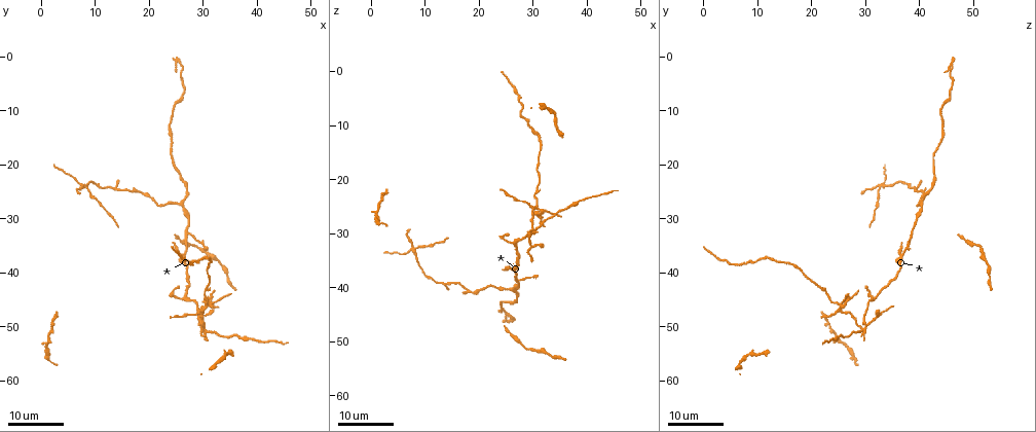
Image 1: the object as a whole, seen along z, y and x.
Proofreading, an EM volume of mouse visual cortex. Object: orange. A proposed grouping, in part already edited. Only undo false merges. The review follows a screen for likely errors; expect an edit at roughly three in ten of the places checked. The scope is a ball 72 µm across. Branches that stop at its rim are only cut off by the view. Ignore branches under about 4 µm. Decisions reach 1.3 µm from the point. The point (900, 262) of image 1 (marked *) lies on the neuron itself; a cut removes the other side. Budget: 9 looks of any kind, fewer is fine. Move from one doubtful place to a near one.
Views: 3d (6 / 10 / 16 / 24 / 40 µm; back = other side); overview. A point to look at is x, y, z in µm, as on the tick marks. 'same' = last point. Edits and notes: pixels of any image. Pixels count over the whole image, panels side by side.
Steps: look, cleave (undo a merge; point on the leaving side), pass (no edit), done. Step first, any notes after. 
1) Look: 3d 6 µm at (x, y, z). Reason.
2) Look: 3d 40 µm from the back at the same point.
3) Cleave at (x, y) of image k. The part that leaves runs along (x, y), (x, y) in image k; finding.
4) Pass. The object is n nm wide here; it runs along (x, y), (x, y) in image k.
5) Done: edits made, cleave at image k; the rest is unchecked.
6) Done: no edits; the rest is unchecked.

Look: 3d 24 µm at (27.0, 33.0, 38.5). Three-way junction.

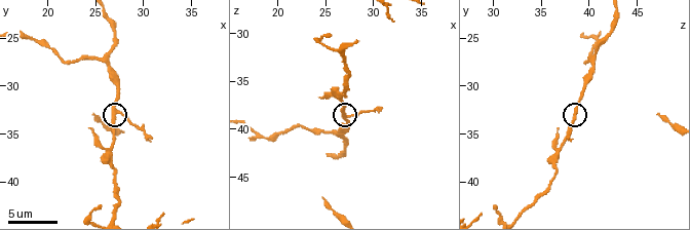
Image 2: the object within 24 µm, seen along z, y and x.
Look: 3d 10 µm at (27.2, 32.6, 38.8). Closer look.

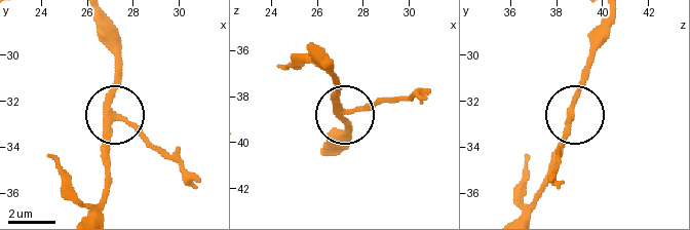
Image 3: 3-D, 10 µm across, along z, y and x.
Pass. 3 arms meet here; it runs along (104, 213), (104, 148), (112, 118), (122, 118), (161, 157) in image 3; one neuron here.

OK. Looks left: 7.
Look: 3d 24 µm at (30.0, 50.0, 29.0).

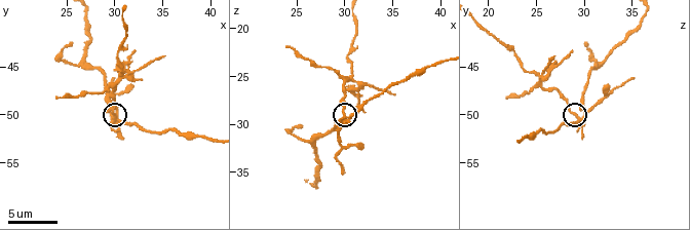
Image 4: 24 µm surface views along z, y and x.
Look: 3d 6 µm at (29.8, 50.2, 29.2).

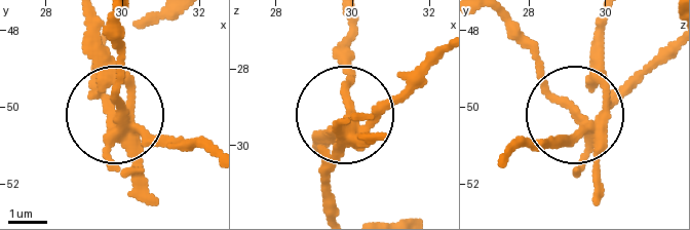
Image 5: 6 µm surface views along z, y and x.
Cleave at (118, 91) of image 5. The object is 280 nm wide here; the part that leaves runs along (115, 123), (115, 26) in image 5; two neurons meet here.

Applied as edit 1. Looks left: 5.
Look: 3d 24 µm at (13.5, 24.0, 39.0). Side arm on a straight run.

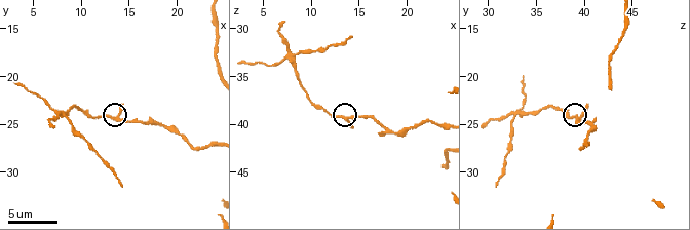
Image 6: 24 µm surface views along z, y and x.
Look: 3d 6 µm at (13.0, 24.2, 39.4). Zoom in.

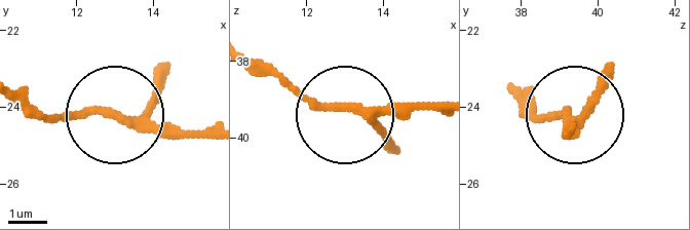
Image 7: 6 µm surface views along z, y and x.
Pass. It runs along (209, 129), (141, 129), (102, 109), (63, 119), (27, 109) in image 7; all the same neuron.

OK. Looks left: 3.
Look: 3d 6 µm at (25.4, 27.2, 40.0). Three-way junction.

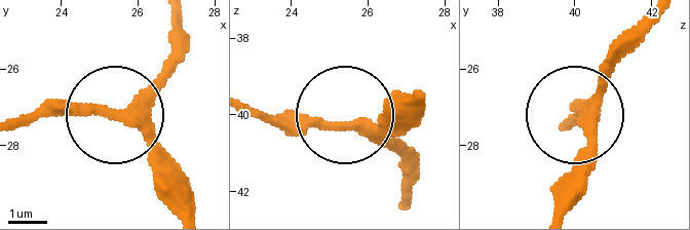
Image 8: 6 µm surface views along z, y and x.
Look: 3d 6 µm from the back at (25.50, 27.25, 40.30).

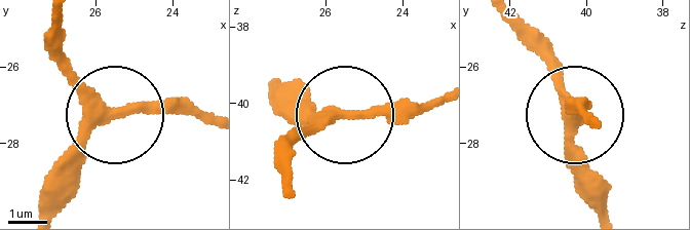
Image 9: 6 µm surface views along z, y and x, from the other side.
Pass. The object is 270 nm wide here; all the same neuron.

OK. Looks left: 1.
Done: edits made, cleave at image 5; the rest is unchecked.

